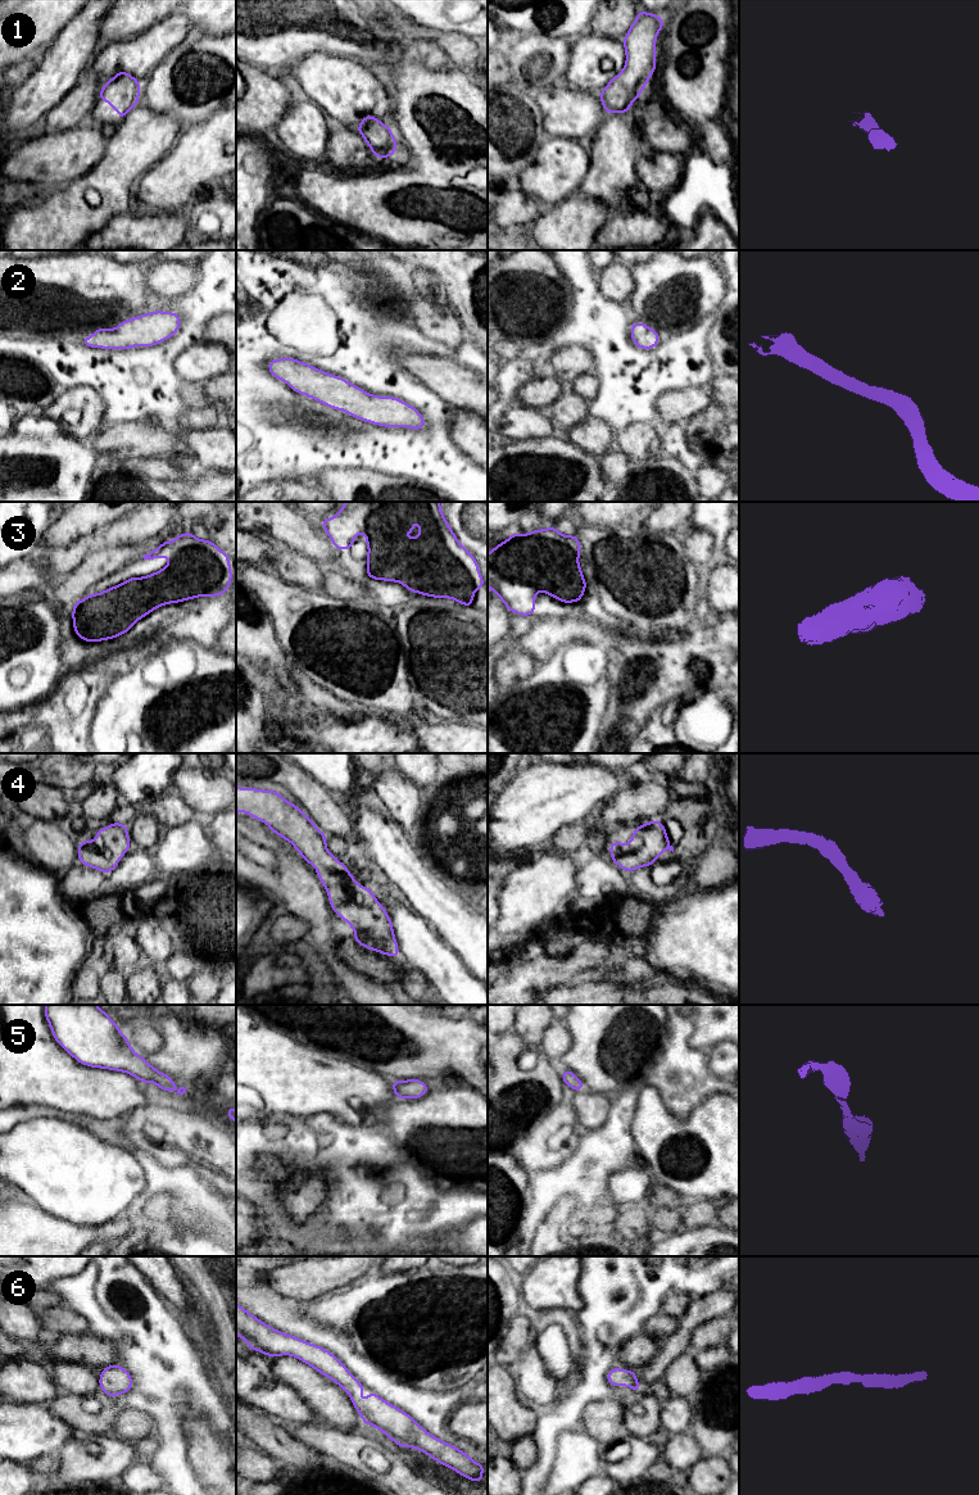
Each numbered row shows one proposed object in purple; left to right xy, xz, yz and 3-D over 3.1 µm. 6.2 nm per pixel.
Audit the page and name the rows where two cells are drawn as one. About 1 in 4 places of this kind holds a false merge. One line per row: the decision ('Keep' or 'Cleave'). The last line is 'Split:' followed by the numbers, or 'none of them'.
1: Keep
2: Keep
3: Keep
4: Keep
5: Keep
6: Keep
Split: none of them

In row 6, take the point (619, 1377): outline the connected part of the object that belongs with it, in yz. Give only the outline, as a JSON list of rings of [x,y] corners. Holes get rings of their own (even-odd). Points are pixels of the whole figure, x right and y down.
[[[612,1368],[608,1373],[607,1373],[607,1382],[611,1386],[629,1386],[629,1388],[634,1390],[636,1394],[640,1392],[639,1390],[639,1381],[635,1376],[634,1369],[631,1371],[624,1371],[620,1368]]]

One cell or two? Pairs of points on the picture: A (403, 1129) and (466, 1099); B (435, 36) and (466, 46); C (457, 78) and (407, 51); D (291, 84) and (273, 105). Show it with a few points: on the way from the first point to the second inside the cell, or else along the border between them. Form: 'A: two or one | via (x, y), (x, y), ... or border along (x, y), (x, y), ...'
A: one | via (418, 1123), (443, 1122), (451, 1114)
B: one | via (443, 40), (458, 46)
C: two | border along (408, 60), (427, 68), (457, 68)
D: two | border along (280, 77), (294, 93), (300, 95)

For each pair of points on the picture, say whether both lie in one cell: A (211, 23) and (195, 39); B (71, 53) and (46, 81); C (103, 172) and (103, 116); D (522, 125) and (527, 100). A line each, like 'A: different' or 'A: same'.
A: same
B: same
C: different
D: same

